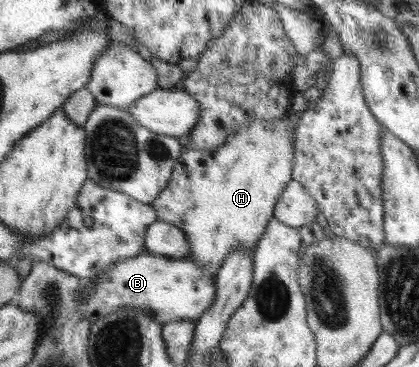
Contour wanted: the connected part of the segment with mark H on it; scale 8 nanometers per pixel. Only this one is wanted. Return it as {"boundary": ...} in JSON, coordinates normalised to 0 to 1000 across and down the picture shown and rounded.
{"boundary":[[[692,311],[659,327],[611,327],[539,373],[539,384],[516,406],[451,406],[422,431],[401,501],[382,520],[377,540],[360,550],[372,569],[375,599],[425,616],[444,635],[453,692],[449,700],[513,757],[535,703],[549,684],[578,673],[604,695],[640,602],[652,591],[654,561],[663,550],[683,501],[697,490],[702,458],[704,351],[692,349]]]}

